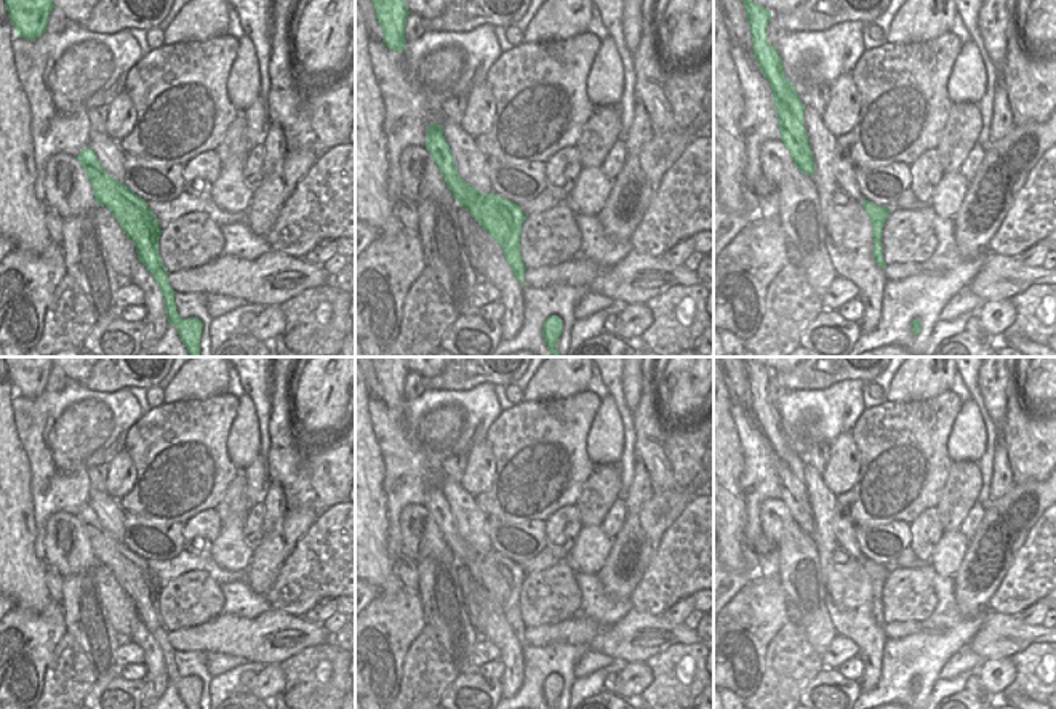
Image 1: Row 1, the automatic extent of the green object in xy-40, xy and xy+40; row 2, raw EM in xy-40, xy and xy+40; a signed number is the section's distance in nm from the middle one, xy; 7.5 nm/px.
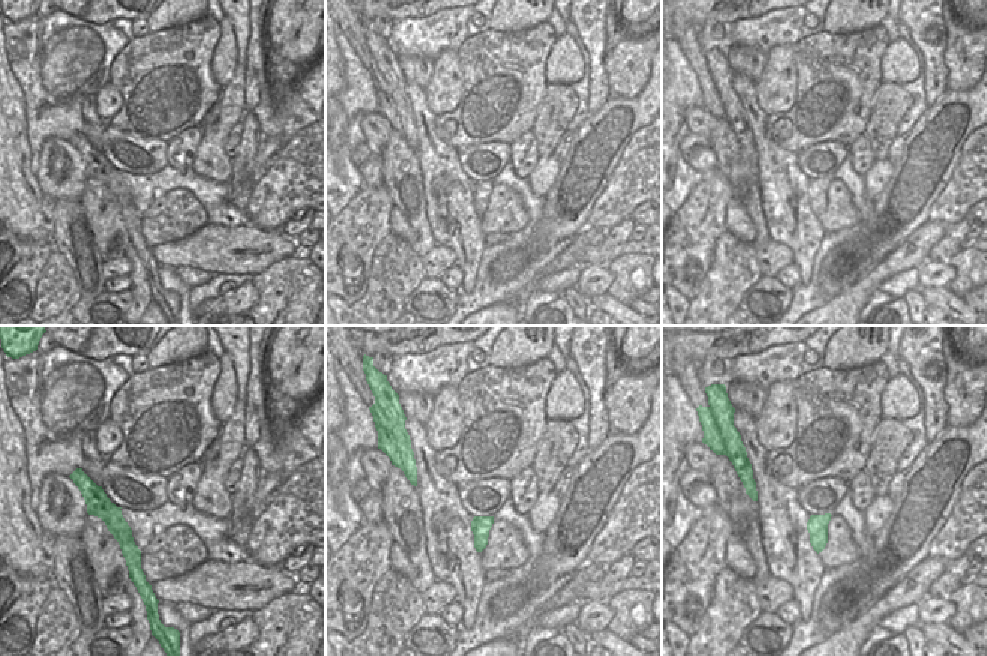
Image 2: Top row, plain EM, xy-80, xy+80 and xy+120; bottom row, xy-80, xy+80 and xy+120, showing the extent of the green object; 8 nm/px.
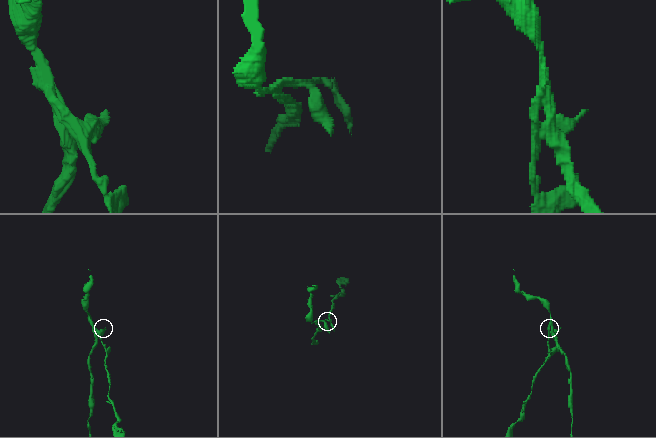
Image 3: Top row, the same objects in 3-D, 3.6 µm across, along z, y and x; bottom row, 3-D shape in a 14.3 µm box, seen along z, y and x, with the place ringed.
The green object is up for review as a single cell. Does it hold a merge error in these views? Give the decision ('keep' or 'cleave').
cleave

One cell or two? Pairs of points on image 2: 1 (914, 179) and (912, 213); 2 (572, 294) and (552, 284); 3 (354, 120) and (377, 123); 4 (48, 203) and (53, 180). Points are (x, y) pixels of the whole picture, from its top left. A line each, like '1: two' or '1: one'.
1: one
2: two
3: two
4: two

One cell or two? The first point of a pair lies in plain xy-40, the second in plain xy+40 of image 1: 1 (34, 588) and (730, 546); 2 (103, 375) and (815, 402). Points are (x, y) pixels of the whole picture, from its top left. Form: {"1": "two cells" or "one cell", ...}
{"1": "one cell", "2": "two cells"}

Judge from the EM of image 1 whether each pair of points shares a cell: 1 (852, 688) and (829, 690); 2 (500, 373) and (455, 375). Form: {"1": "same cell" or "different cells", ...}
{"1": "same cell", "2": "same cell"}

